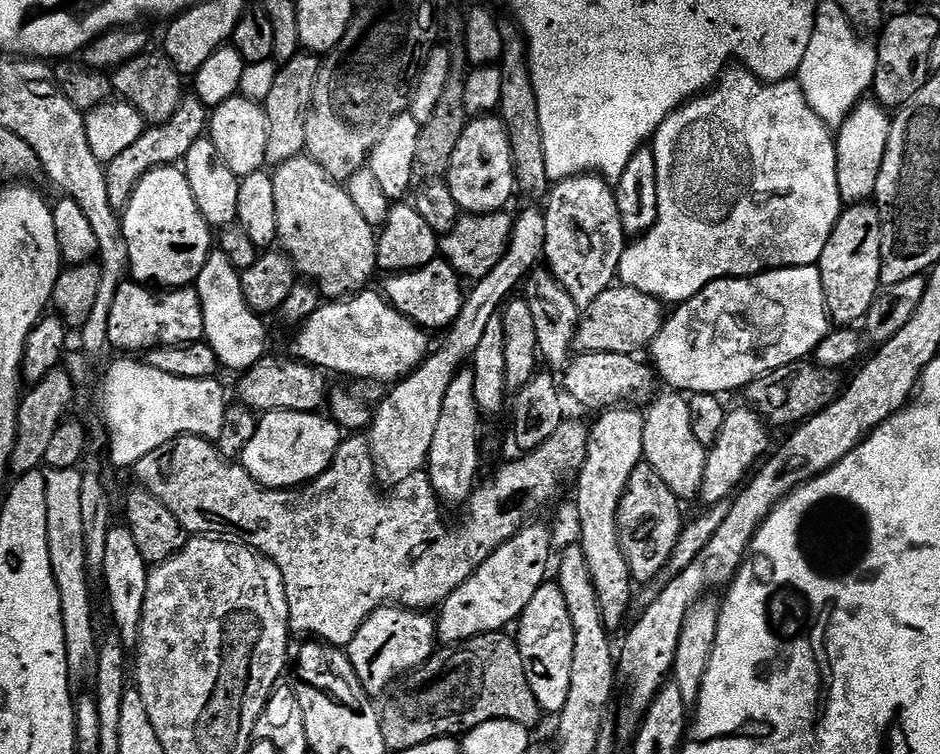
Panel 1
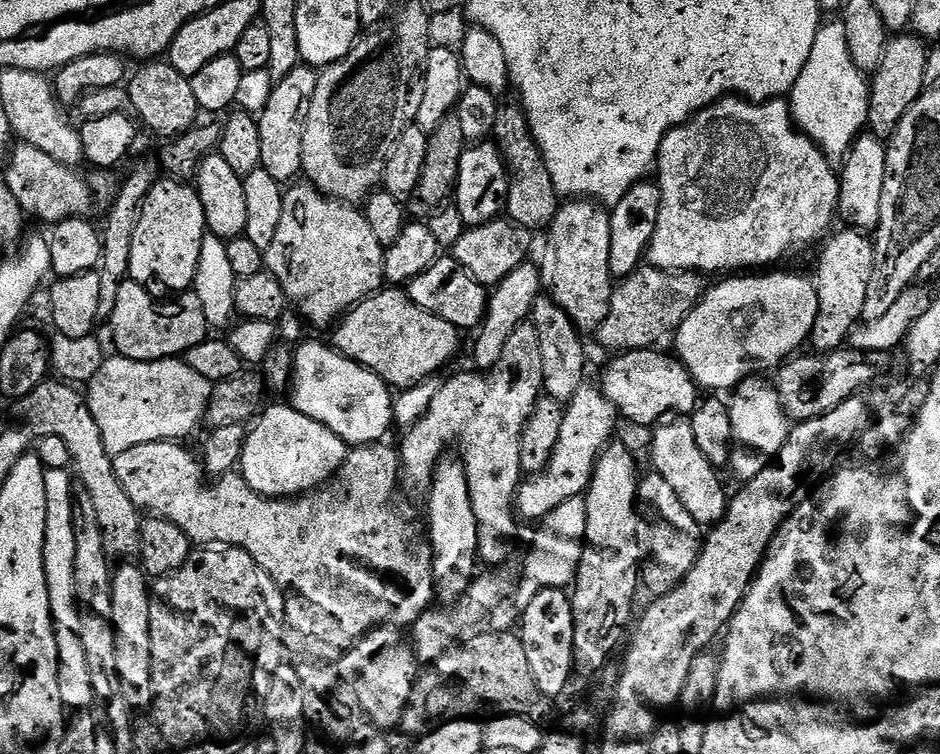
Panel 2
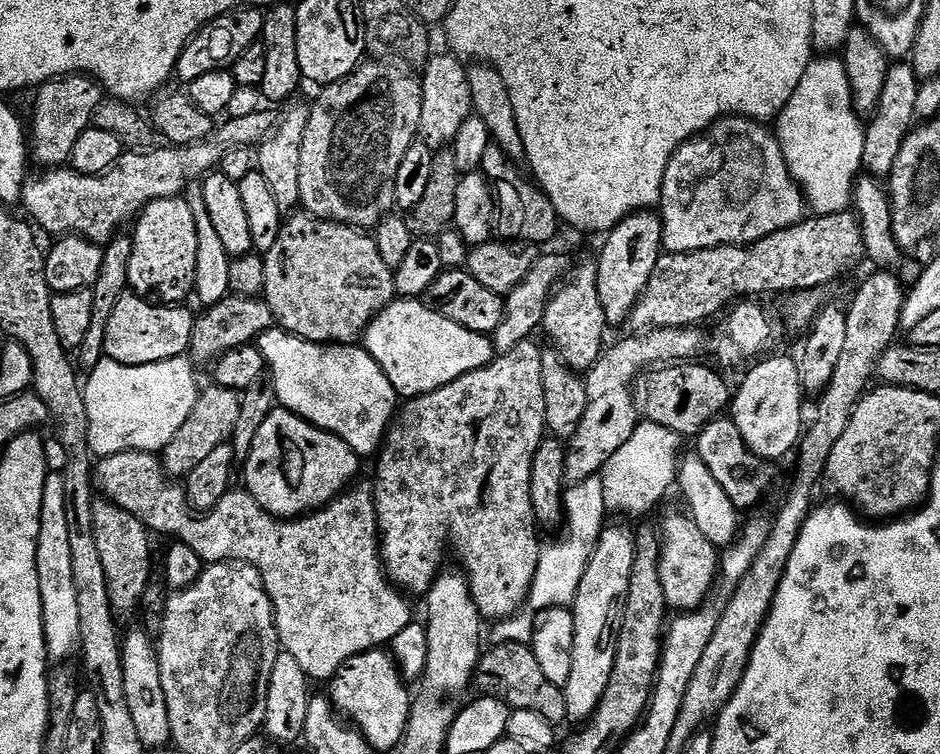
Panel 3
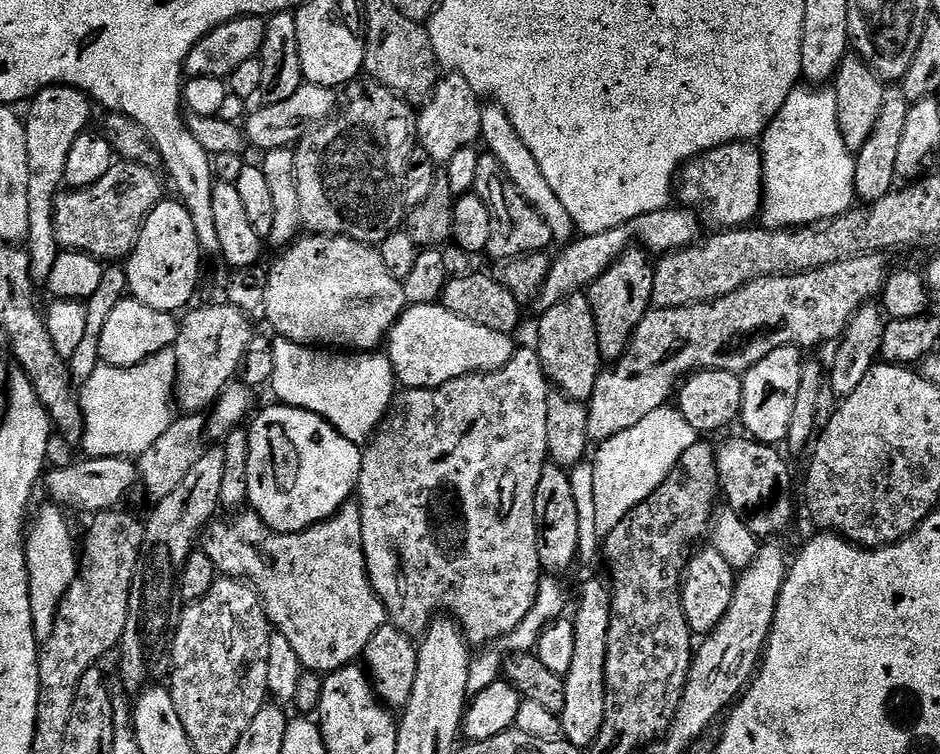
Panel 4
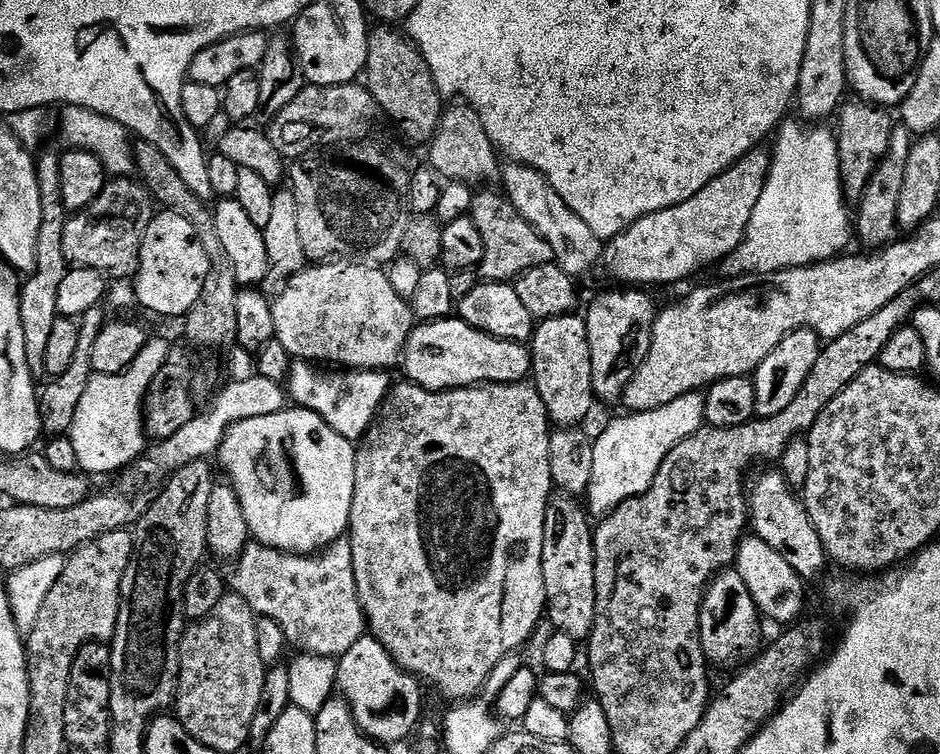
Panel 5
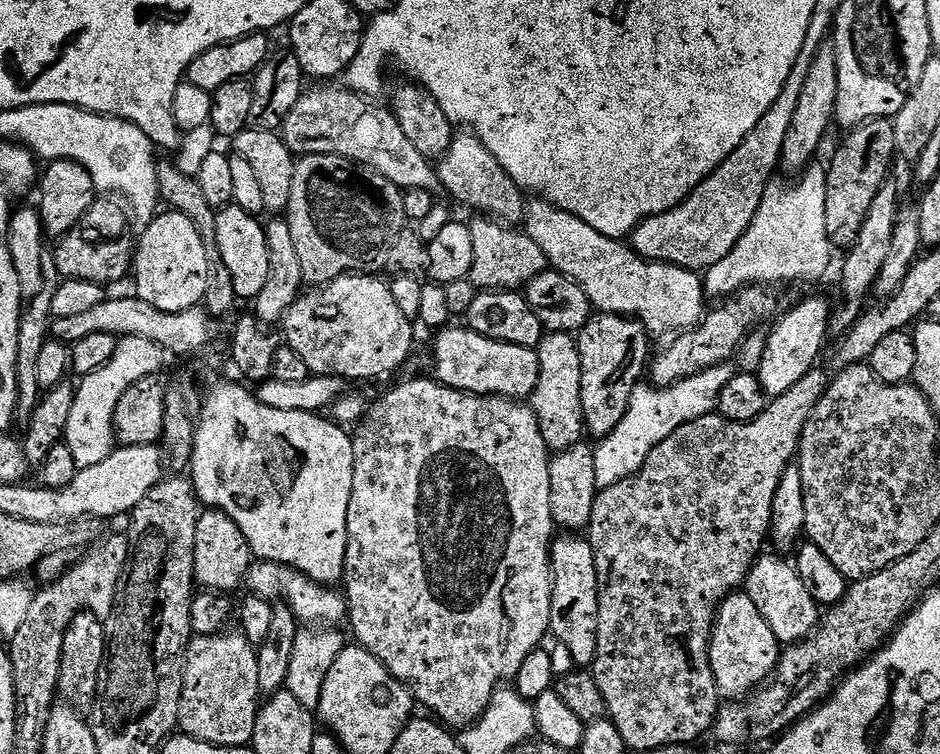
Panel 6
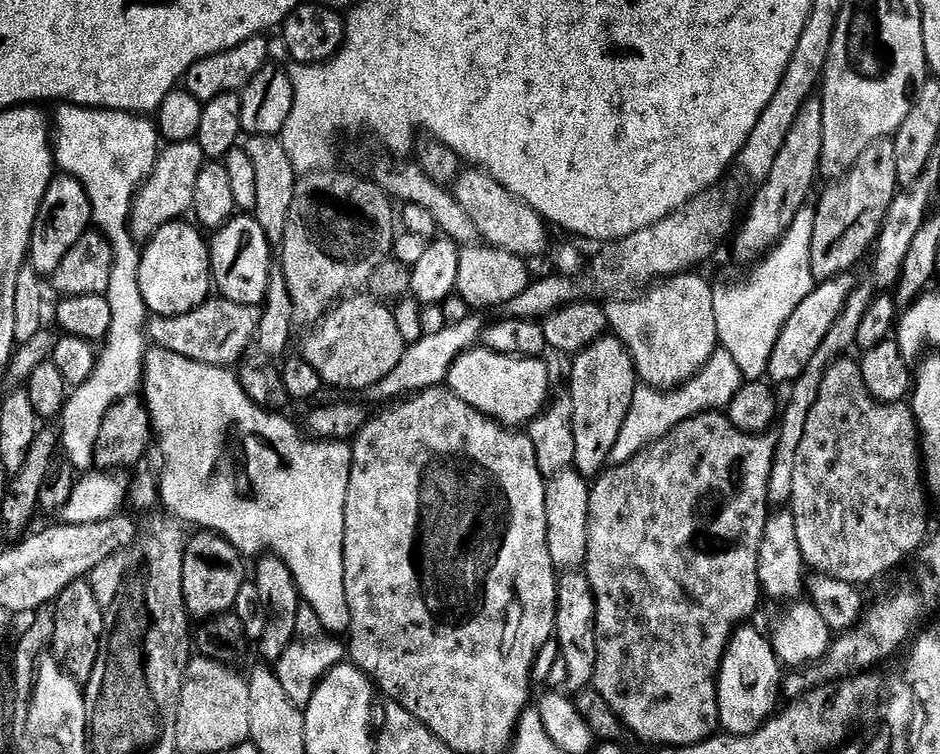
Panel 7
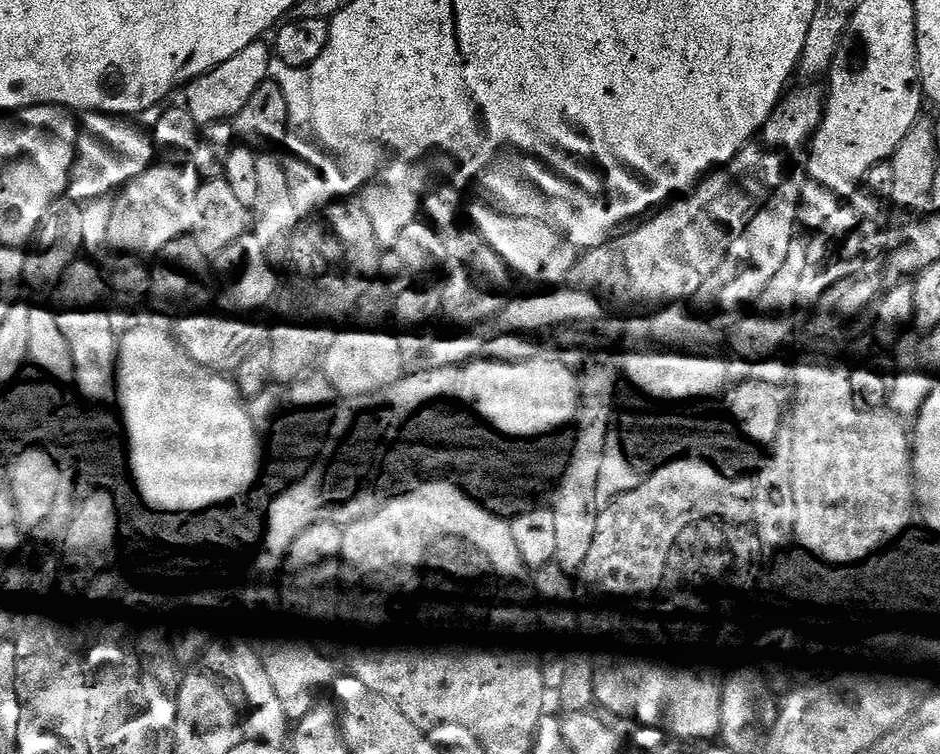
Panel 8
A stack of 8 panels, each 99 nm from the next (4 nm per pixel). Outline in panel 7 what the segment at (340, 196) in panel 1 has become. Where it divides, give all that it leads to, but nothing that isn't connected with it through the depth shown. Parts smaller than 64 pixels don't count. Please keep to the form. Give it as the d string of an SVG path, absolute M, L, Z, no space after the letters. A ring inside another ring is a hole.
M352 294L341 299L317 324L311 325L309 332L312 333L304 340L302 358L318 370L327 387L329 384L332 388L341 388L344 394L364 394L382 382L402 362L406 347L398 322L394 322L392 308L371 294Z

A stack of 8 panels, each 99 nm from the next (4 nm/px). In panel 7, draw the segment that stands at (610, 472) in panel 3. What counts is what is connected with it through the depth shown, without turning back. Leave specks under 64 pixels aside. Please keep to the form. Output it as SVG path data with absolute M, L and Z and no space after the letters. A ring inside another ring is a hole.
M717 347L715 354L700 368L700 372L692 376L685 384L674 389L659 389L645 384L637 385L630 413L627 414L622 430L619 431L618 439L611 450L610 462L613 465L625 464L641 449L660 440L674 426L680 425L682 421L686 421L698 413L727 409L733 394L743 383L741 370L734 362L734 358L730 357L729 351Z

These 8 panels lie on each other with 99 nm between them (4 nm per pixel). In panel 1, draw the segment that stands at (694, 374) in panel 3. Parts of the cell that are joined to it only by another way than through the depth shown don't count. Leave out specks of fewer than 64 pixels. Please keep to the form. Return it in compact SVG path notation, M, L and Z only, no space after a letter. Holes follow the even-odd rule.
M580 352L573 355L568 367L562 372L562 388L569 401L577 400L584 408L593 408L593 413L599 414L609 408L624 405L639 405L639 400L648 402L657 395L658 376L651 363L643 364L635 355L610 354L609 352Z

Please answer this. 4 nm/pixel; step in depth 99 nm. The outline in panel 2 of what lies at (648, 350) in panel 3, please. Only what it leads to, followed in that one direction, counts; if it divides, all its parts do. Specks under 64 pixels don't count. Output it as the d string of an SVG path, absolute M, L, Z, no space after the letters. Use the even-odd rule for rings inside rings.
M588 382L583 384L563 413L562 430L558 433L558 446L554 448L550 466L534 478L525 479L516 490L514 508L521 521L540 522L564 502L576 496L583 497L588 491L588 483L592 481L598 458L613 443L618 413L616 407L601 394L599 387L592 385L591 388Z

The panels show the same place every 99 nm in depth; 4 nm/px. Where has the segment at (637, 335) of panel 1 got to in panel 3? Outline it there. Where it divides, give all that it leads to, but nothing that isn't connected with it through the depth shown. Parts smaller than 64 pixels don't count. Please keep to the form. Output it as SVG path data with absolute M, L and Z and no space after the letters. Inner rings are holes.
M851 211L813 215L756 244L723 244L721 248L697 252L669 252L661 255L658 266L654 266L646 290L634 306L630 324L637 333L652 332L655 328L700 326L711 316L719 317L741 298L760 298L763 292L791 294L808 288L823 289L824 284L864 259L860 221Z

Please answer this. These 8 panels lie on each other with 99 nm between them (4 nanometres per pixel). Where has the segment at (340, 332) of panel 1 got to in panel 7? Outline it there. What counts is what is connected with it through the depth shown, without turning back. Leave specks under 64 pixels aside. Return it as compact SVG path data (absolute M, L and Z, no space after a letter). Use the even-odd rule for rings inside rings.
M477 346L469 352L463 352L454 366L450 366L446 384L454 394L458 394L458 398L462 398L462 402L474 406L474 410L483 416L519 429L531 424L549 403L548 391L552 388L552 376L544 362L534 356L507 356Z

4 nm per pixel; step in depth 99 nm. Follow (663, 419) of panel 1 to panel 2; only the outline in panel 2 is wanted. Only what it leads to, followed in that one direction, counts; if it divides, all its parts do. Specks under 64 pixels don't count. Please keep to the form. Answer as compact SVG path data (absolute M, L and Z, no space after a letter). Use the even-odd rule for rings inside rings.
M676 418L671 422L661 423L652 434L651 467L662 478L666 478L666 483L674 489L674 494L682 498L682 506L686 506L690 518L694 518L701 526L719 524L728 509L730 496L729 493L724 493L724 484L720 481L721 473L698 447L691 423L687 419Z

